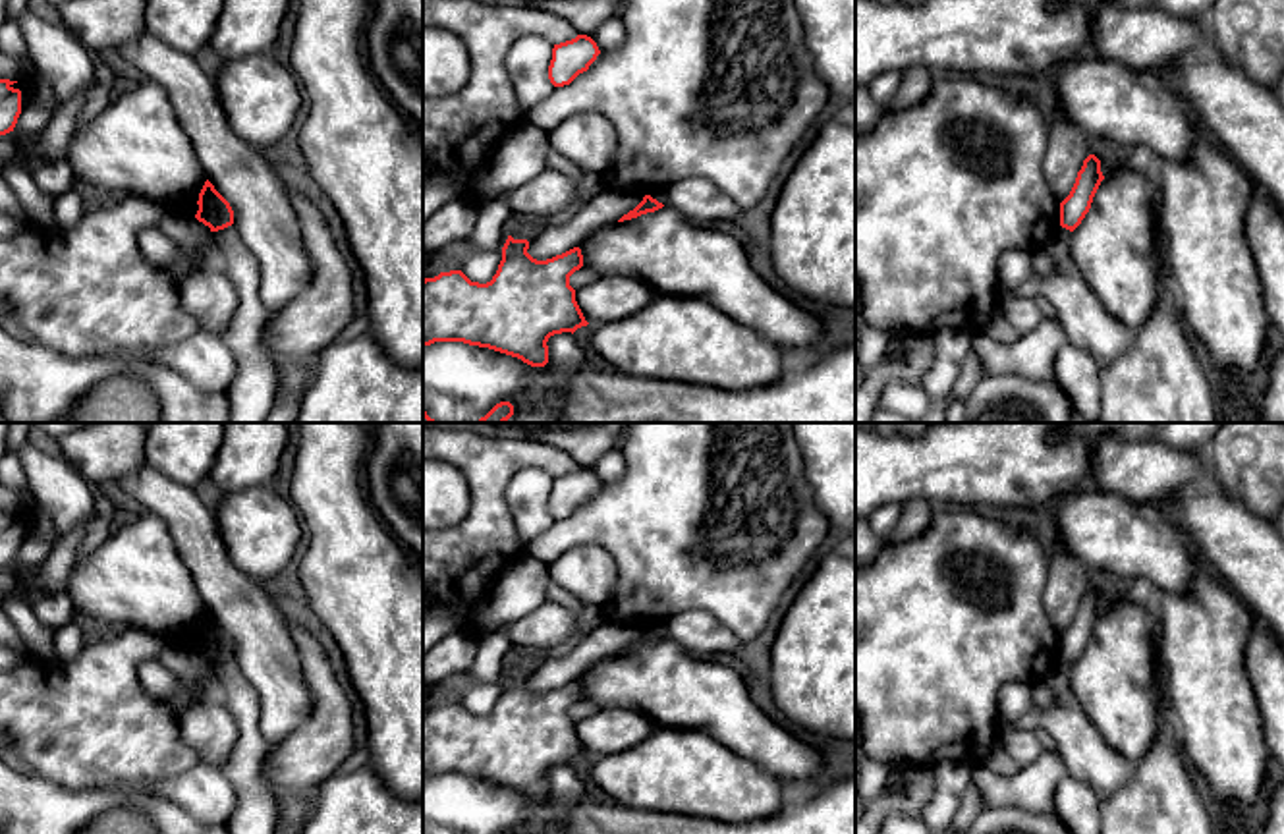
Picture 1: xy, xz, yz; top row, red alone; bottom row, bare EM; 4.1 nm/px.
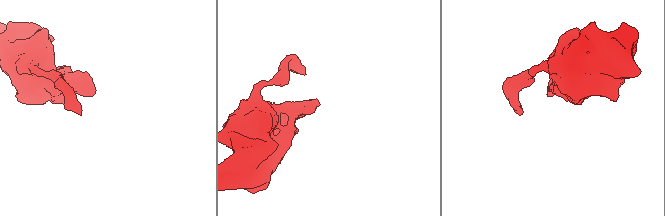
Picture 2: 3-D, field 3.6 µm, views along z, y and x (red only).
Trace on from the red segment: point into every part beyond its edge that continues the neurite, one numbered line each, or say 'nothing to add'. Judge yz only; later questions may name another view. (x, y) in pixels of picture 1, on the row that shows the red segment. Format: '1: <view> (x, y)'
nothing to add

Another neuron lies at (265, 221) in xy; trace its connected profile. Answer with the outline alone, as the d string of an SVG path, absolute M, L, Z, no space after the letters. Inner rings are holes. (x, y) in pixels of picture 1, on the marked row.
M149 29L118 52L168 93L209 181L234 210L234 230L261 266L259 295L272 319L301 293L313 276L313 264L303 249L288 185L280 180L274 166L263 158L259 149L253 149L234 133L220 106L214 81L199 68L193 56L164 44Z

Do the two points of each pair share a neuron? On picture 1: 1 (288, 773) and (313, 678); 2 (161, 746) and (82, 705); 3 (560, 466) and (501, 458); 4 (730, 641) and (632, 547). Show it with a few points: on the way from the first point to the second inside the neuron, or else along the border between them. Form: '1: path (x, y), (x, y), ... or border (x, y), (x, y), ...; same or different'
1: path (311, 750), (323, 738), (323, 701); same
2: path (141, 744), (101, 724); same
3: path (545, 458), (516, 458); same
4: border (665, 622), (690, 611), (707, 611), (736, 636); different

